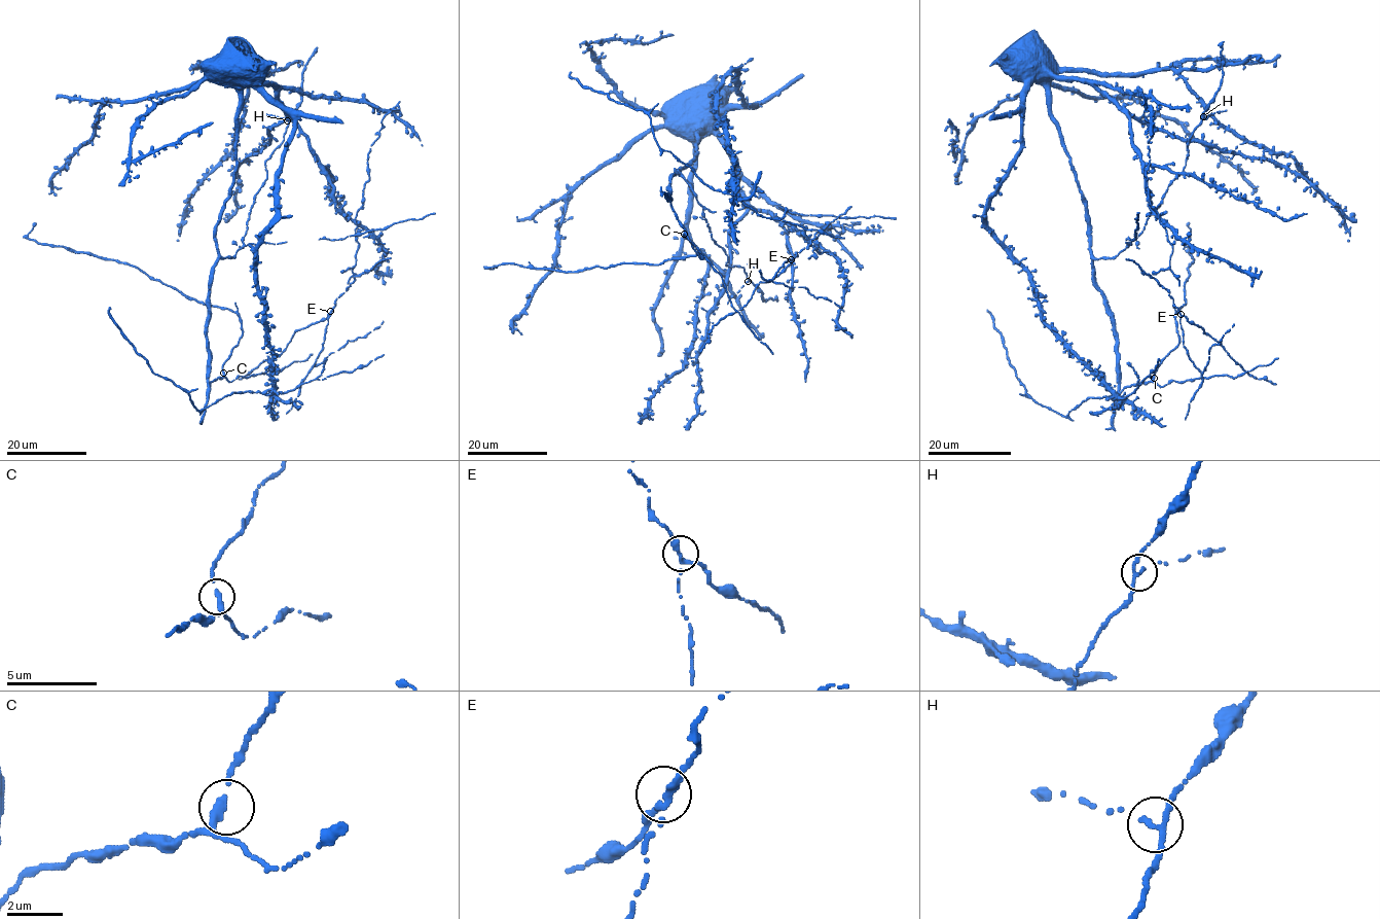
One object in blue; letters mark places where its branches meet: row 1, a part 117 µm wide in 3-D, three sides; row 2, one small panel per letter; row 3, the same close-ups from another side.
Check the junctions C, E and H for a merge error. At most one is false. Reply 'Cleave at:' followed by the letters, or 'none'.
Cleave at: E

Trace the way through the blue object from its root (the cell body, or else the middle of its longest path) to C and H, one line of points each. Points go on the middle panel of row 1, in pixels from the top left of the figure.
C: (715, 89), (697, 152), (676, 171), (666, 197), (684, 234)
H: (715, 89), (697, 152), (676, 171), (703, 208), (726, 264), (743, 267), (748, 281)

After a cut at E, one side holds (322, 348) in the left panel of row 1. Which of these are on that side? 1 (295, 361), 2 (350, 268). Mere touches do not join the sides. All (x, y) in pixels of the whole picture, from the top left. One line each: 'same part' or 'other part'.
1: same part
2: same part

